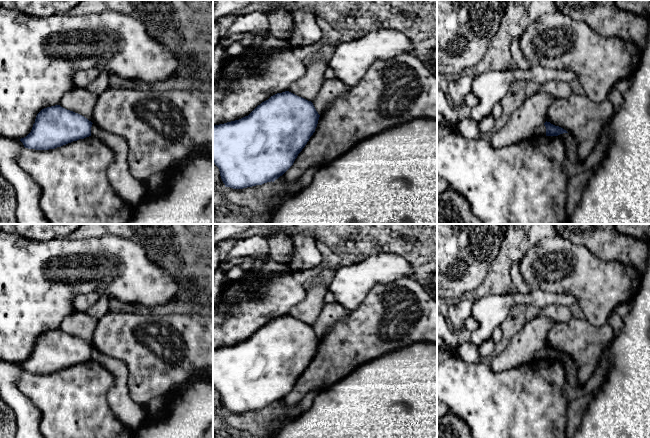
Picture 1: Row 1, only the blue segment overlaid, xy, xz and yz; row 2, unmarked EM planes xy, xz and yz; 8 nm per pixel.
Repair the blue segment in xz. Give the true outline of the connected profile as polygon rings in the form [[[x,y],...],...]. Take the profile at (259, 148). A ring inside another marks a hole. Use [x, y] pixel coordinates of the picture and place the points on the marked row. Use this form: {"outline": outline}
{"outline": [[[285,91],[262,102],[248,116],[213,126],[213,162],[219,168],[225,187],[243,189],[274,182],[293,165],[315,132],[319,117],[311,101]]]}

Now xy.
{"outline": [[[60,105],[42,109],[31,132],[20,141],[25,148],[49,150],[91,136],[92,122]]]}

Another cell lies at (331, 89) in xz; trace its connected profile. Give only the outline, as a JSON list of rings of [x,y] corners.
[[[337,78],[325,80],[312,102],[318,114],[323,114],[338,97],[345,95],[348,90],[349,86]]]

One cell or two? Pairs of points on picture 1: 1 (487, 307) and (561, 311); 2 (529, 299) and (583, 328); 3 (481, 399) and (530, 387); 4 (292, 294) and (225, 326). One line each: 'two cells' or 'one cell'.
1: two cells
2: two cells
3: one cell
4: one cell

